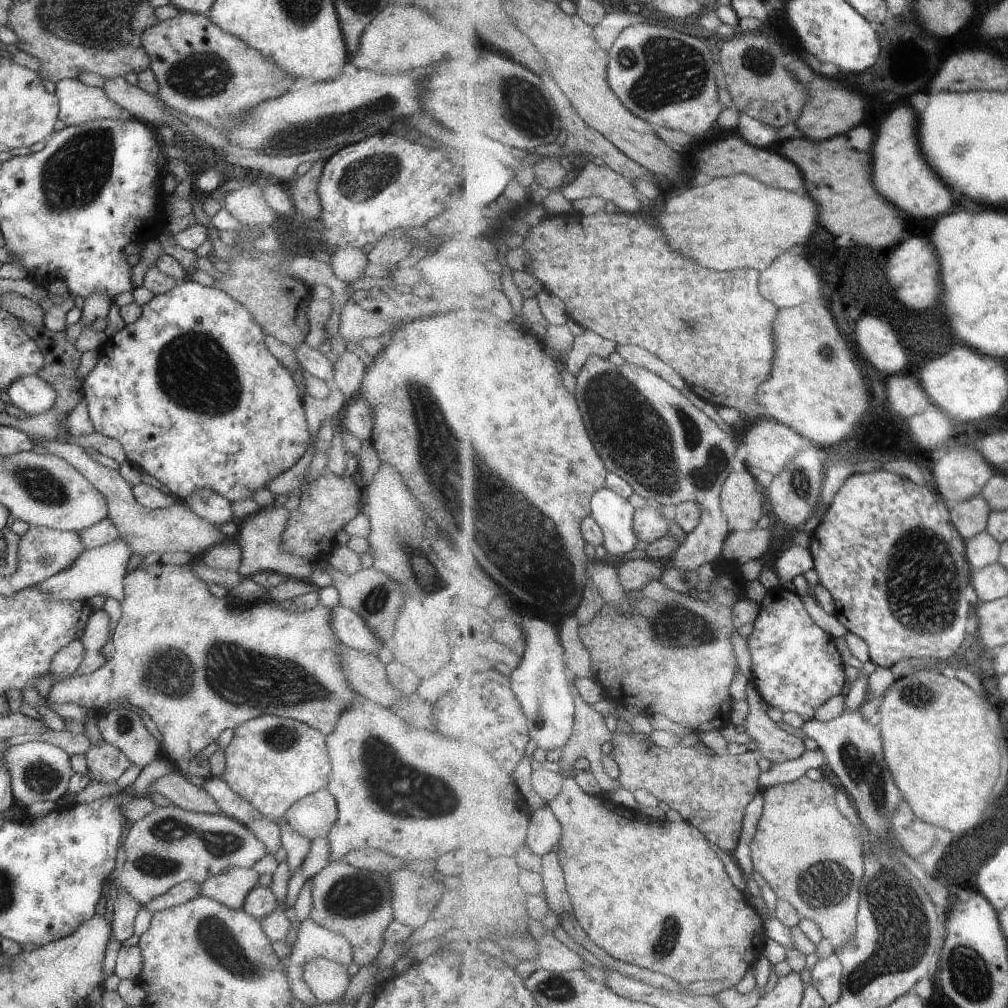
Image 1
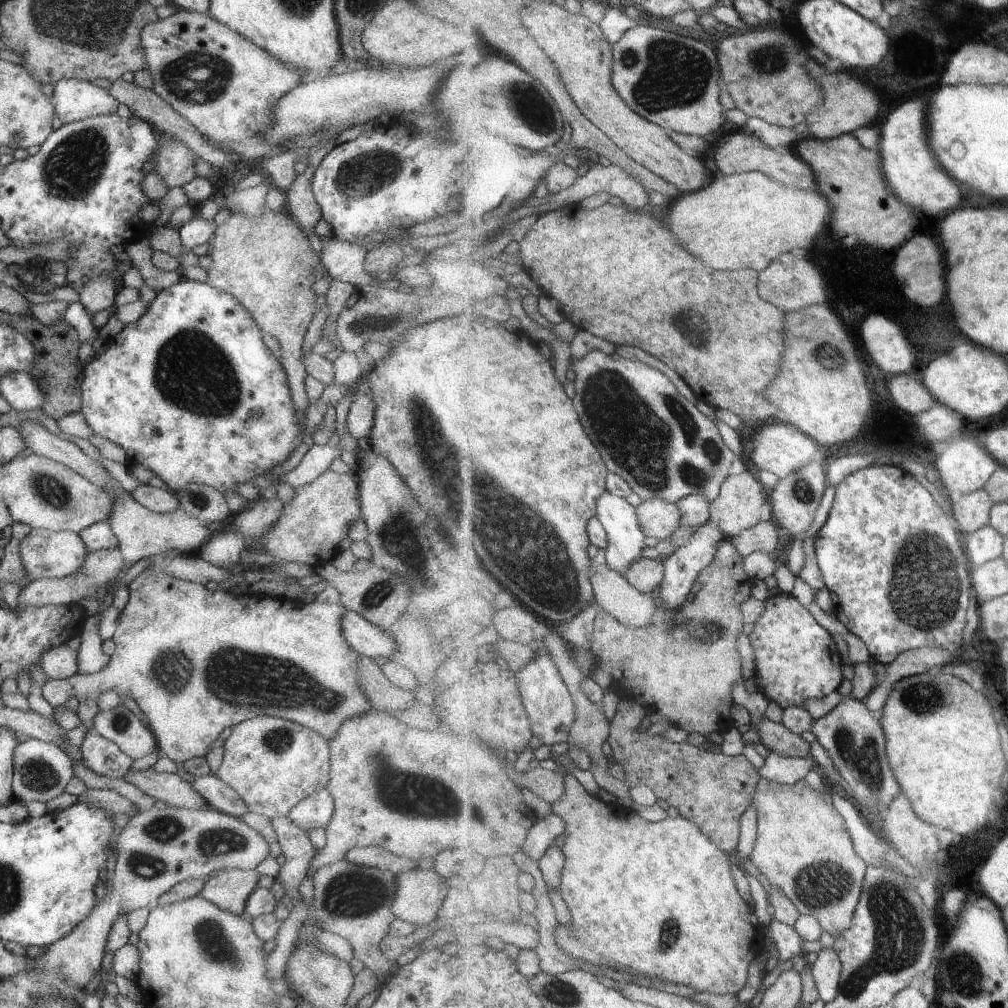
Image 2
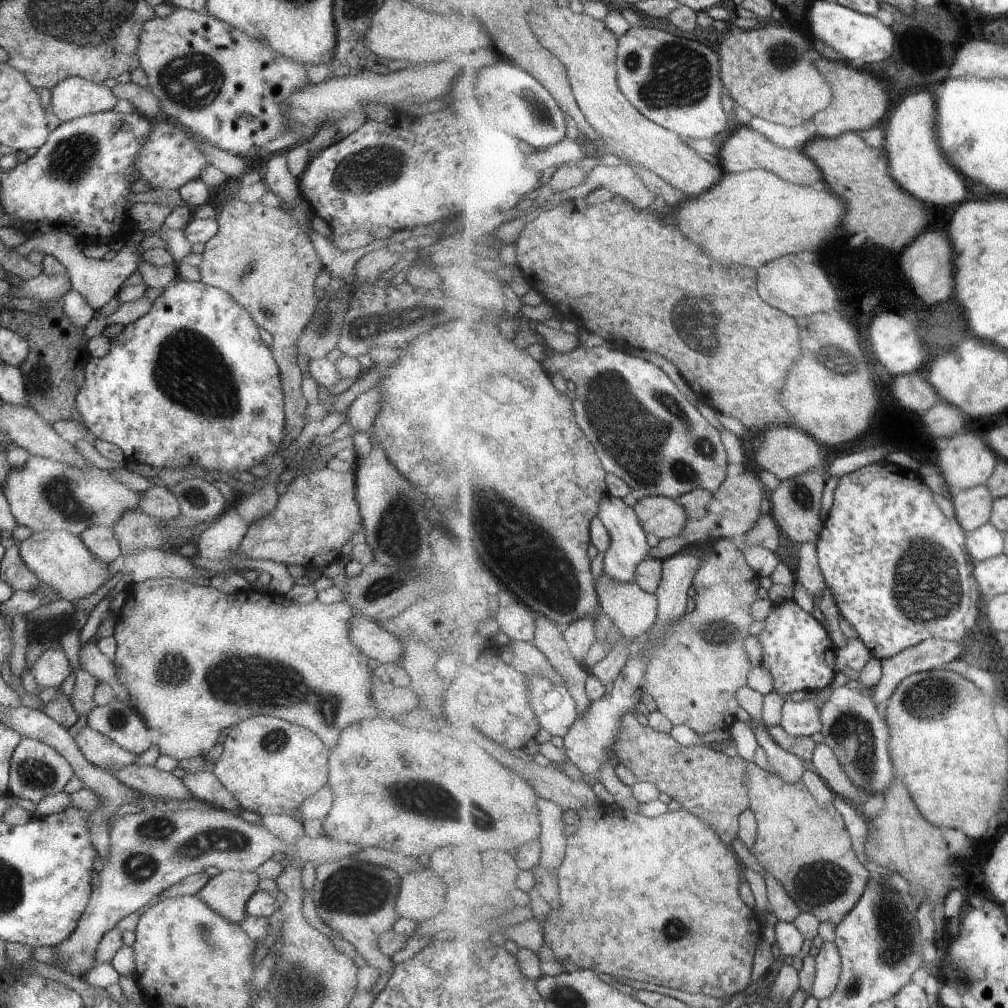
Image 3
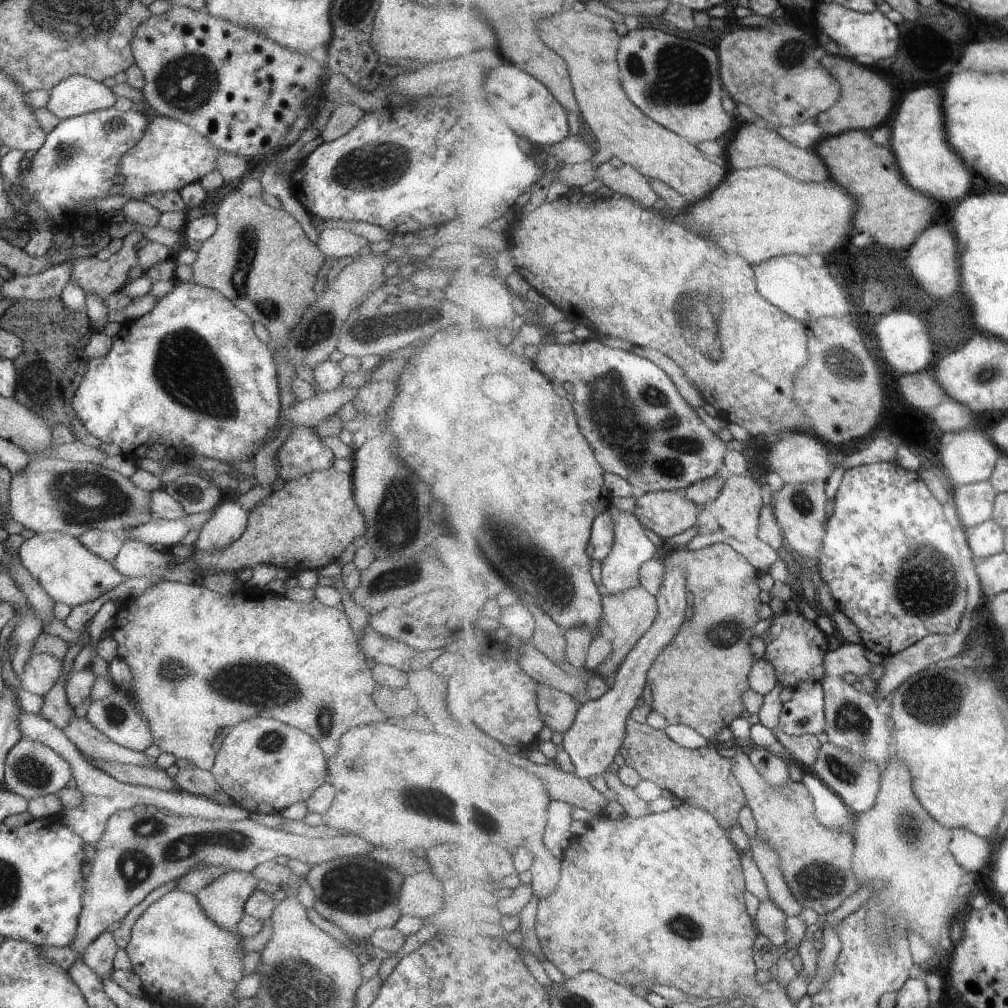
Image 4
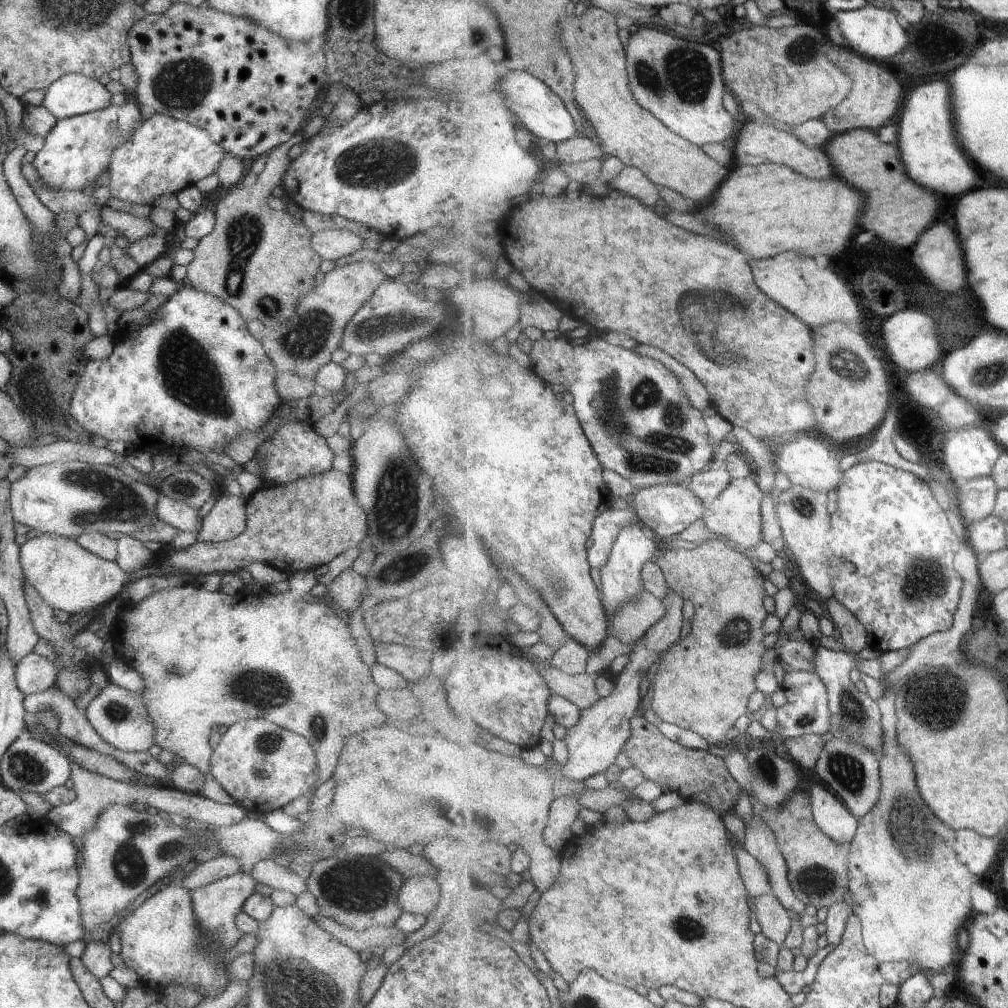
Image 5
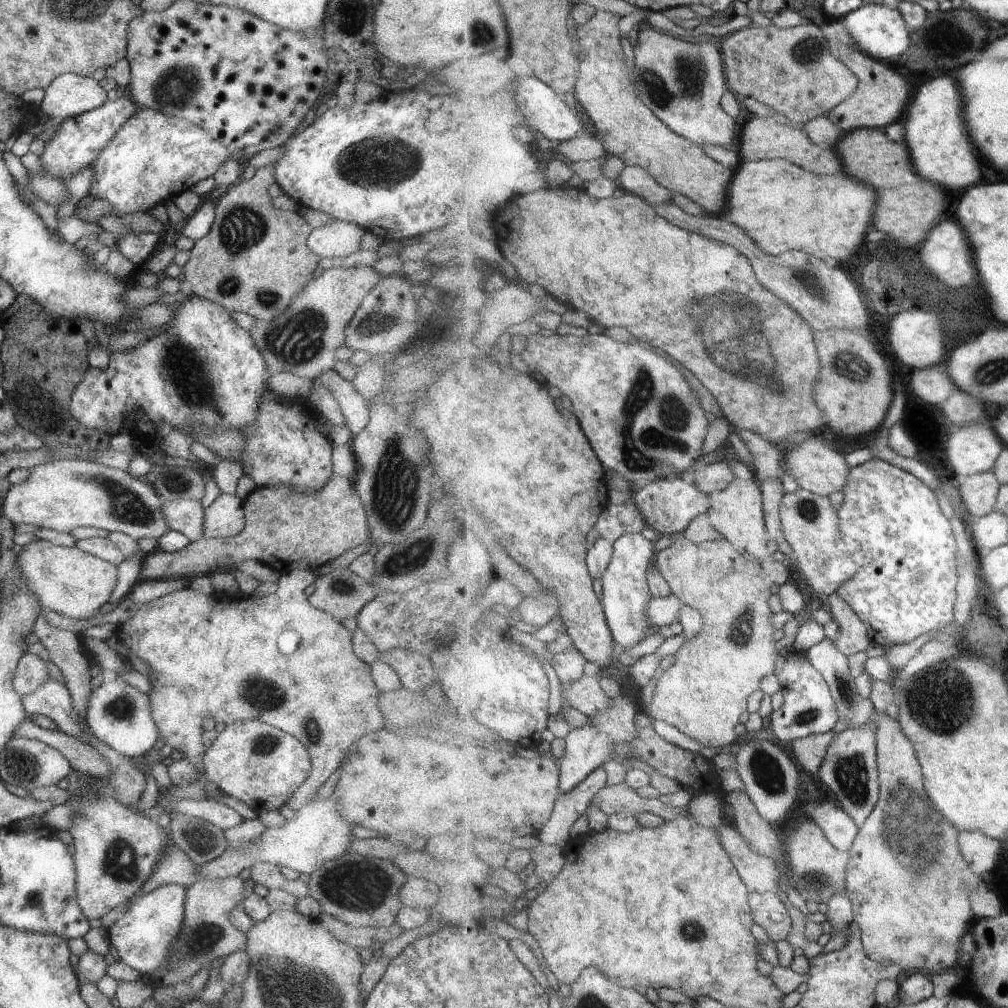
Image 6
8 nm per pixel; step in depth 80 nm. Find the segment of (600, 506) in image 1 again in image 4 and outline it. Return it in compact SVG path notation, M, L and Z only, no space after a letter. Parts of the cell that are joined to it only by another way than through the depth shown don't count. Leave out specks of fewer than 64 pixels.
M611 507L607 512L613 519L615 542L612 552L602 560L601 581L607 588L607 593L615 594L639 586L639 569L641 565L655 556L655 544L647 538L645 527L634 512L621 511Z

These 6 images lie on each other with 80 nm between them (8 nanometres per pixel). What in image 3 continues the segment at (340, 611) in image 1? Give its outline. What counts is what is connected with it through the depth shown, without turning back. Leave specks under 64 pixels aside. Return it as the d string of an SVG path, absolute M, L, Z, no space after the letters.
M351 615L348 627L349 640L367 659L380 663L400 662L404 646L391 632L363 616Z

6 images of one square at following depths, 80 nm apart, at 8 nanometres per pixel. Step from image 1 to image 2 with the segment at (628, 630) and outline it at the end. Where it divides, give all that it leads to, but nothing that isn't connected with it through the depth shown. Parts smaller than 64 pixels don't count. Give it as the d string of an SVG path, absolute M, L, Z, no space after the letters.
M725 539L718 546L716 559L699 576L699 582L703 587L695 600L687 600L680 607L669 608L659 592L650 623L642 627L627 626L603 609L595 619L590 640L590 650L594 653L595 665L608 663L609 668L619 668L619 686L621 692L626 690L624 696L627 699L634 700L649 711L659 711L668 718L672 726L680 726L688 734L699 732L707 736L715 731L724 733L733 726L732 690L739 681L743 681L743 662L737 648L737 636L743 632L745 625L740 606L743 601L748 600L753 586L753 579L745 572L744 560L733 540Z

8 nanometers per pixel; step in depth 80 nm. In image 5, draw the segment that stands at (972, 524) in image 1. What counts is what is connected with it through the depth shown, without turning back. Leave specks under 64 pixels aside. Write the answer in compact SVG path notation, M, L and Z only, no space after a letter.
M992 476L964 480L958 484L961 488L953 486L952 490L959 498L960 514L967 525L973 521L984 521L994 514L1000 488Z

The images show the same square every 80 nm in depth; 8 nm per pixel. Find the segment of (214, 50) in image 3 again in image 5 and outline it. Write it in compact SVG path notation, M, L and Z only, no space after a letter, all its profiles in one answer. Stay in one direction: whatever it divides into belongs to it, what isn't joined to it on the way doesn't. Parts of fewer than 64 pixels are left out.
M171 3L165 12L146 13L143 18L131 25L126 36L126 43L130 52L130 63L133 65L137 75L137 86L131 94L135 94L135 102L138 105L153 108L155 113L161 113L178 121L185 121L190 125L203 129L210 136L210 139L219 146L225 153L240 158L241 160L254 160L267 154L271 148L284 143L303 124L303 116L311 104L311 100L317 93L326 86L326 74L324 71L326 62L322 50L312 52L307 44L287 41L278 34L257 25L246 18L236 17L227 13L220 13L205 5L194 7L185 3Z

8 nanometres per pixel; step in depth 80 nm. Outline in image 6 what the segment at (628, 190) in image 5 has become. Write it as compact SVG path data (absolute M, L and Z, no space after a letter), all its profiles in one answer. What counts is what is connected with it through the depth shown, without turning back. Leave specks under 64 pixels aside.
M626 165L616 180L626 192L643 197L649 204L665 204L672 200L673 192L647 170L637 165Z

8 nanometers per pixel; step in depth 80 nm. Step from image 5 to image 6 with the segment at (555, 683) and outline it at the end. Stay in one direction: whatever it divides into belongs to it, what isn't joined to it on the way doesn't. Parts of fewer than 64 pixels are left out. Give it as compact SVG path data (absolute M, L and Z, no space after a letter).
M585 674L572 684L563 685L561 682L561 696L589 717L600 713L611 700L600 685L600 679Z

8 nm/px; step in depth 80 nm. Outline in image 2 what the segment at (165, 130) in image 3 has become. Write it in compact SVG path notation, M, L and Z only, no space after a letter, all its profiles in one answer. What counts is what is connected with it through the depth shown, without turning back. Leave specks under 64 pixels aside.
M157 131L156 134L158 148L151 160L156 157L157 162L151 172L158 174L169 188L182 187L195 177L193 165L197 156L175 137Z

